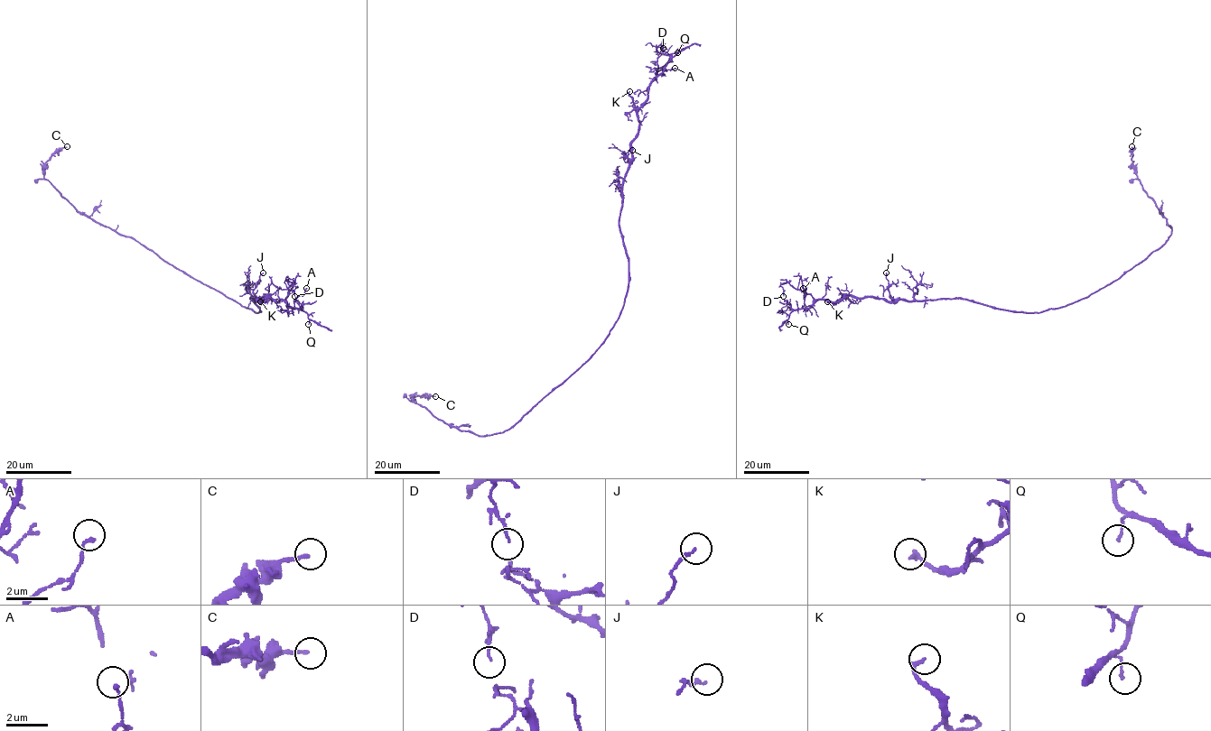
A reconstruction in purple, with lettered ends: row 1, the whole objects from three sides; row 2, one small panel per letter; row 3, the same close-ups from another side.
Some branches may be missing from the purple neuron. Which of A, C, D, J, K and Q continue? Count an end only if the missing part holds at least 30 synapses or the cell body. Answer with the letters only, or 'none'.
none

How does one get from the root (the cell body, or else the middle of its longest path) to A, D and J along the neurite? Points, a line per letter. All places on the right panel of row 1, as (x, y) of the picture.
A: (1058, 308), (1027, 312), (961, 299), (885, 300), (843, 296), (836, 301), (817, 300), (805, 308), (803, 288)
D: (1058, 308), (1012, 311), (961, 299), (885, 300), (843, 296), (828, 301), (789, 282), (780, 285), (783, 296)
J: (1058, 308), (1041, 312), (1027, 312), (995, 309), (961, 299), (894, 299), (888, 289), (886, 272)

